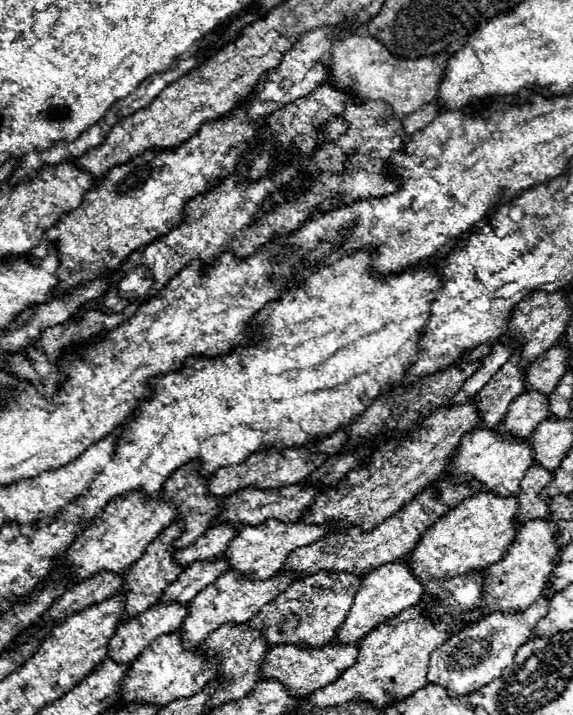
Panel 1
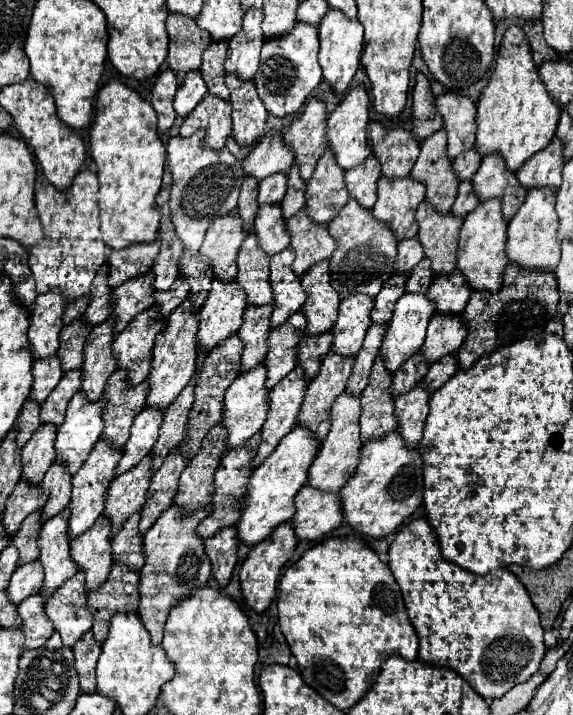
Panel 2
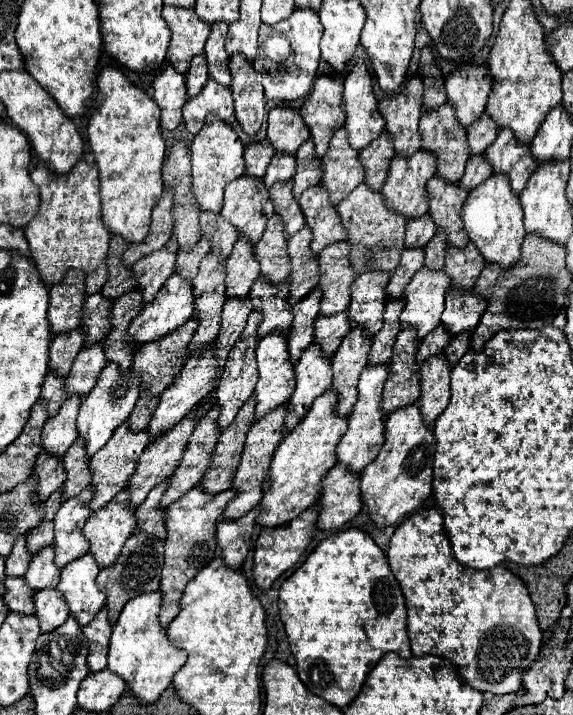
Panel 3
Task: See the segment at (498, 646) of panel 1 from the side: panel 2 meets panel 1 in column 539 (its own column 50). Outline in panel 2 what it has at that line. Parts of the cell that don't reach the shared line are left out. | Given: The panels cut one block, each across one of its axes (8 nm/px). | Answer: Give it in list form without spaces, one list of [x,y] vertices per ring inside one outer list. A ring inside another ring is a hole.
[[[76,572],[68,578],[44,606],[46,618],[54,624],[54,630],[62,636],[62,644],[72,648],[84,632],[92,628],[92,616],[86,610],[84,574]]]

